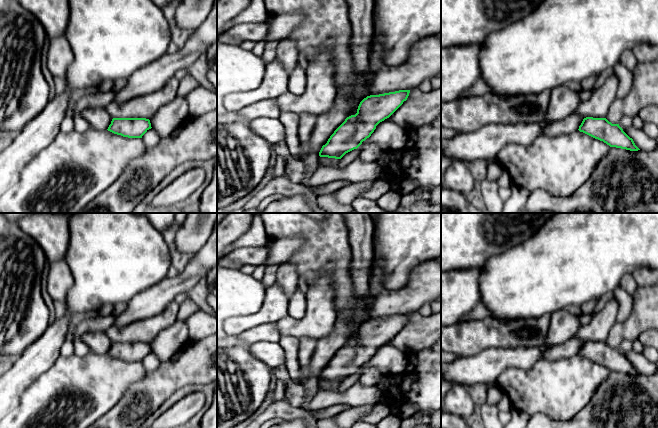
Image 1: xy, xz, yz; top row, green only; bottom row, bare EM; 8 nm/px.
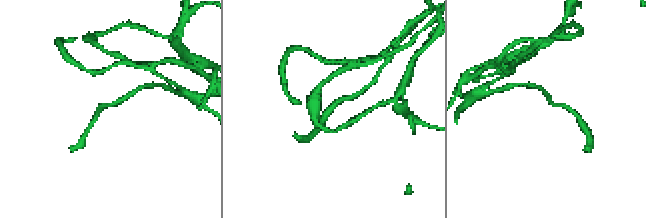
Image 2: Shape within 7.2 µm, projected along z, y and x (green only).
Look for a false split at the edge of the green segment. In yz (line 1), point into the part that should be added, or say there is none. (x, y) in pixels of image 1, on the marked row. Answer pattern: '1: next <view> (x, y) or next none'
1: next yz (571, 123)

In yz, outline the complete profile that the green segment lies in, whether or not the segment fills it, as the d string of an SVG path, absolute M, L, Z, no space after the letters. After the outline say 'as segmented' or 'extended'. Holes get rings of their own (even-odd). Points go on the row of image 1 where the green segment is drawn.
M576 111L566 118L549 123L544 130L547 137L566 135L579 130L610 147L630 151L640 150L619 124L612 124L606 118L582 117Z; extended

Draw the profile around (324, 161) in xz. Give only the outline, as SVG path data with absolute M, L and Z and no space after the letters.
M320 157L320 165L326 167L336 167L340 165L340 159Z

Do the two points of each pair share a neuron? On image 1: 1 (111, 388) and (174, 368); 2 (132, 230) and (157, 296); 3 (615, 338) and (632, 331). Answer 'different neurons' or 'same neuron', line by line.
1: different neurons
2: different neurons
3: same neuron

